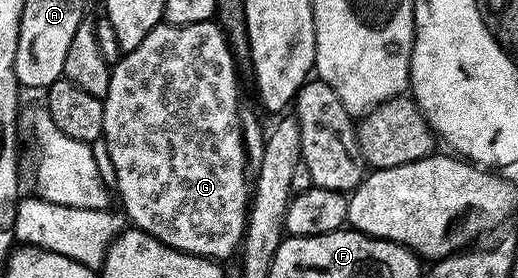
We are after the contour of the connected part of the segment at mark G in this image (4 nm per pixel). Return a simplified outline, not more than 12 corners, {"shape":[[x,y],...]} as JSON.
{"shape":[[218,21],[160,24],[111,68],[122,213],[240,249],[249,163]]}

